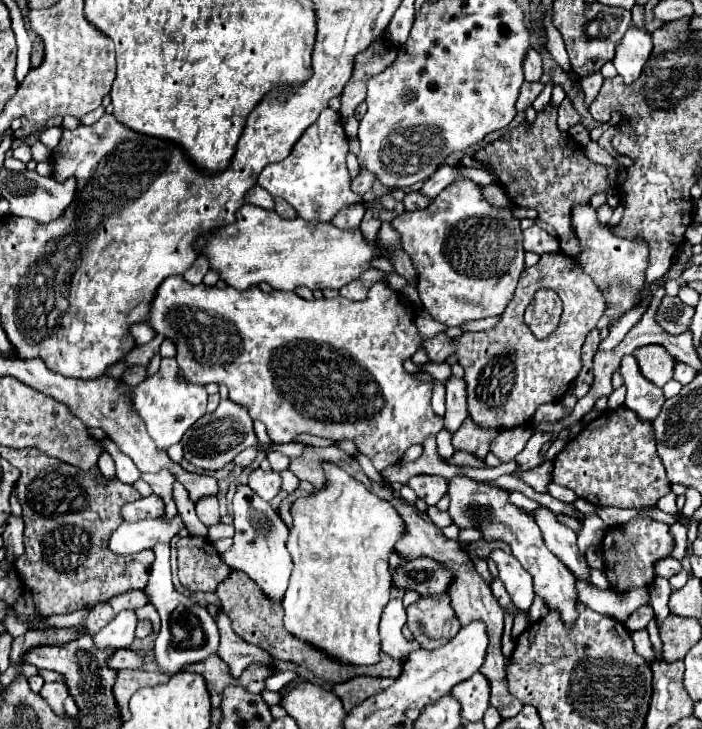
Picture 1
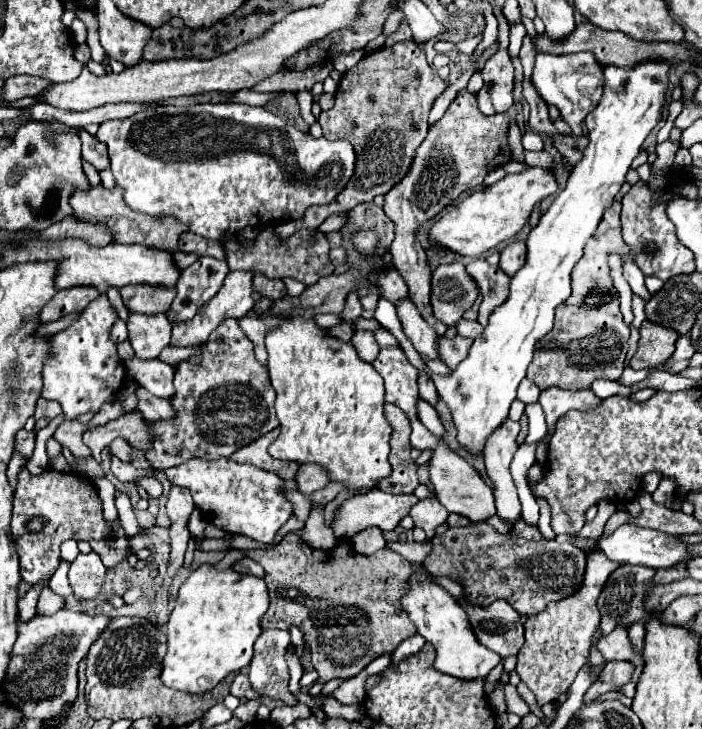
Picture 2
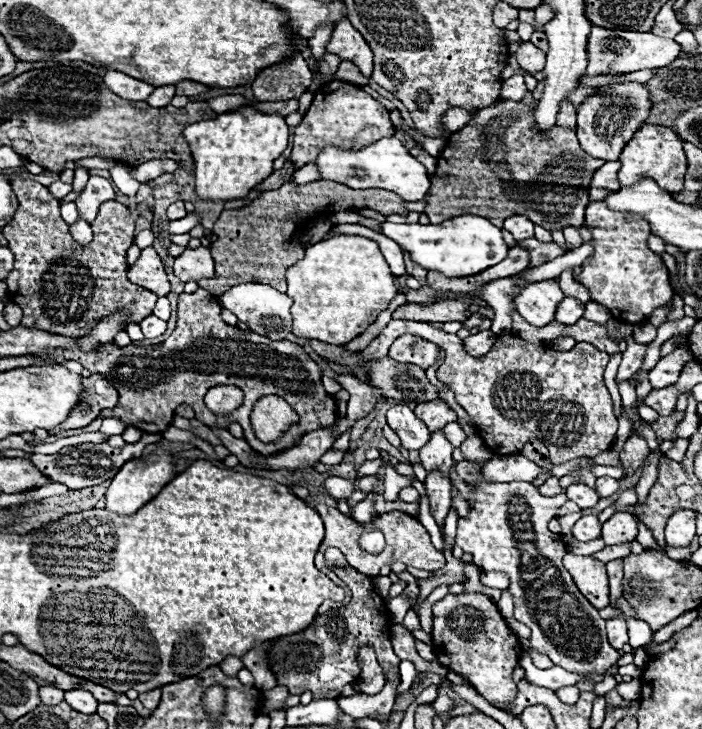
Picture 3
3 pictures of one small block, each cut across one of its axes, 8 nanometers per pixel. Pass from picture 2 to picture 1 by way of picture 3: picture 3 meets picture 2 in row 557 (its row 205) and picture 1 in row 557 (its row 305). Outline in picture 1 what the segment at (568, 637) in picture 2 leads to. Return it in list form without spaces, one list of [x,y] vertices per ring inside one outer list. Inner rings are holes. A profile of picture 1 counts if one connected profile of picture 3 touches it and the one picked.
[[[648,516],[632,518],[618,528],[612,528],[612,544],[602,542],[602,562],[608,584],[614,592],[628,592],[636,588],[652,586],[656,580],[656,560],[672,554],[674,540],[668,534],[668,524],[652,520]]]

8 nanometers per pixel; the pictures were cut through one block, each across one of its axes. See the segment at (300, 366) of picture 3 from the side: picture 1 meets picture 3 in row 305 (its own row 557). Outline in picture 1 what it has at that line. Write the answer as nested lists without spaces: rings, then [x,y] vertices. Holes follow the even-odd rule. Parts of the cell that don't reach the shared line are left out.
[[[208,538],[178,540],[178,580],[190,590],[214,592],[216,586],[230,574]]]

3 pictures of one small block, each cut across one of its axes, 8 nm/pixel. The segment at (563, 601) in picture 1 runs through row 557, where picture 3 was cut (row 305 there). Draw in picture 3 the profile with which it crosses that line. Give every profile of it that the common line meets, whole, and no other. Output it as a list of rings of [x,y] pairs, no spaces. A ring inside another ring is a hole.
[[[542,280],[522,286],[514,294],[516,312],[532,326],[546,326],[554,320],[558,302],[564,298],[556,280]]]

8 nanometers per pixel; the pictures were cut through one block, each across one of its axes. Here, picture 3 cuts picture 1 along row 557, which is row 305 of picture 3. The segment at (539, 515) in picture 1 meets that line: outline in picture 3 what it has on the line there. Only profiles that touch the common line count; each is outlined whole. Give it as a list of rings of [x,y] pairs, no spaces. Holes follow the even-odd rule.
[[[564,296],[564,300],[560,300],[554,320],[560,324],[574,324],[576,320],[580,320],[584,314],[584,304],[572,296]]]

